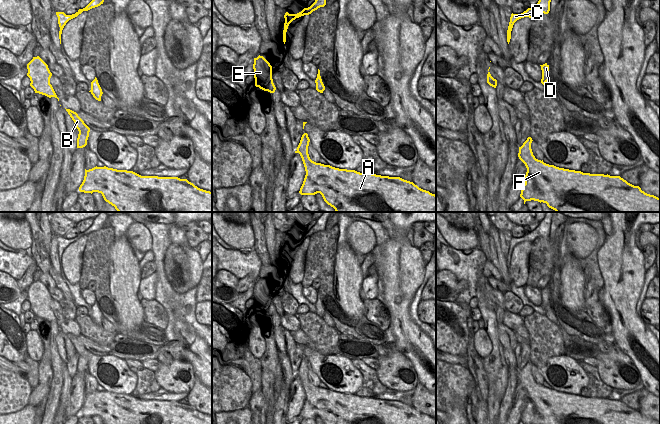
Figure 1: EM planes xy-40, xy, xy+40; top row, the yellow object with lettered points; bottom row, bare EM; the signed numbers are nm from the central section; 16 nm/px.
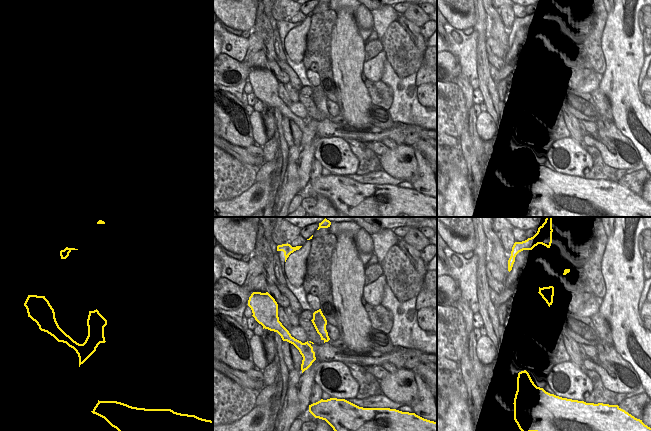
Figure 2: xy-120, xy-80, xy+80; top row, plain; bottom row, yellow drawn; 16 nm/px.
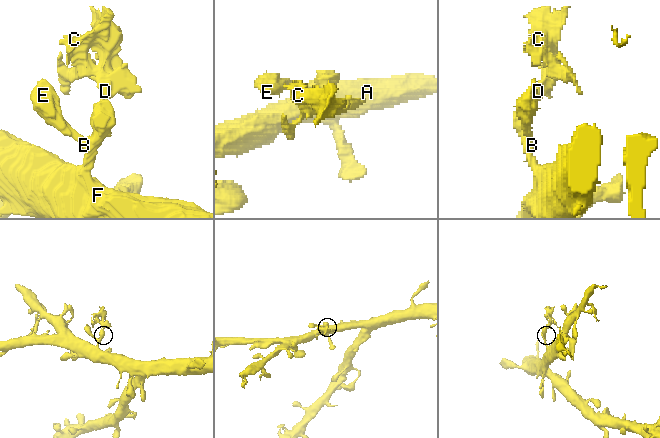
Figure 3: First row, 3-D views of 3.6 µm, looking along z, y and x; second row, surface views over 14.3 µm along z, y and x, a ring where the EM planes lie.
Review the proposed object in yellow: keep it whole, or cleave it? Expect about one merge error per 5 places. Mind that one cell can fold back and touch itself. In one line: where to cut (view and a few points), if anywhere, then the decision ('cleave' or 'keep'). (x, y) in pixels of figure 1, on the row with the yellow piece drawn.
cut in xy+40 along (542, 73), (543, 77), (547, 80); cleave

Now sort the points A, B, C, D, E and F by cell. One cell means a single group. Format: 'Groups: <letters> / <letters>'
Groups: A B E F / C D

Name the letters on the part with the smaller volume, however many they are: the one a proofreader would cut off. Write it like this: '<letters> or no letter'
C, D

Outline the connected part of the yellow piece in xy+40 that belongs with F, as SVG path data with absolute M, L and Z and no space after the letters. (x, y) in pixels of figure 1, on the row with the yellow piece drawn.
M528 137L518 153L527 168L520 194L524 204L531 200L543 202L556 212L660 212L660 198L645 193L639 186L628 183L620 176L583 173L536 159L531 149L532 141Z

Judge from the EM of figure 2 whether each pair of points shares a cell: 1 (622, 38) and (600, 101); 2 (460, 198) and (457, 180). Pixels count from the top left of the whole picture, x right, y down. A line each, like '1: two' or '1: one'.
1: two
2: one

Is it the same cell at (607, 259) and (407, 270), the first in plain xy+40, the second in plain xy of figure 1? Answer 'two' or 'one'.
one

